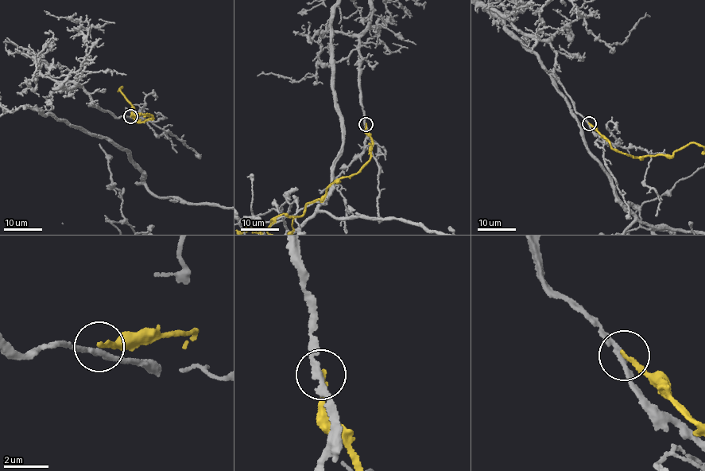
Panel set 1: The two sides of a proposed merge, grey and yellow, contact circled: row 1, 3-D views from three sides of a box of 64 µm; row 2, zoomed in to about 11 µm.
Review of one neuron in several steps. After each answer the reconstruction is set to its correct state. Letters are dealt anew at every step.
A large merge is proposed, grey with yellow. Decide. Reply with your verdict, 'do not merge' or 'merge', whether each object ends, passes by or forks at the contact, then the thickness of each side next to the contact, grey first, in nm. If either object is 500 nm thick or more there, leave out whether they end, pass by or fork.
do not merge | grey passes by | yellow ends | 240/190 nm

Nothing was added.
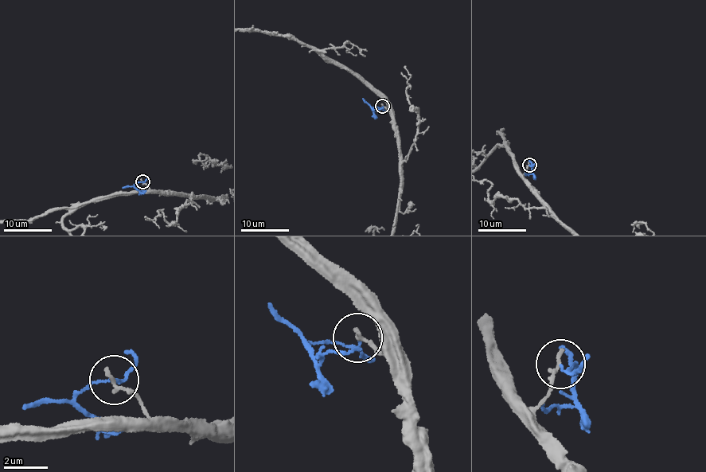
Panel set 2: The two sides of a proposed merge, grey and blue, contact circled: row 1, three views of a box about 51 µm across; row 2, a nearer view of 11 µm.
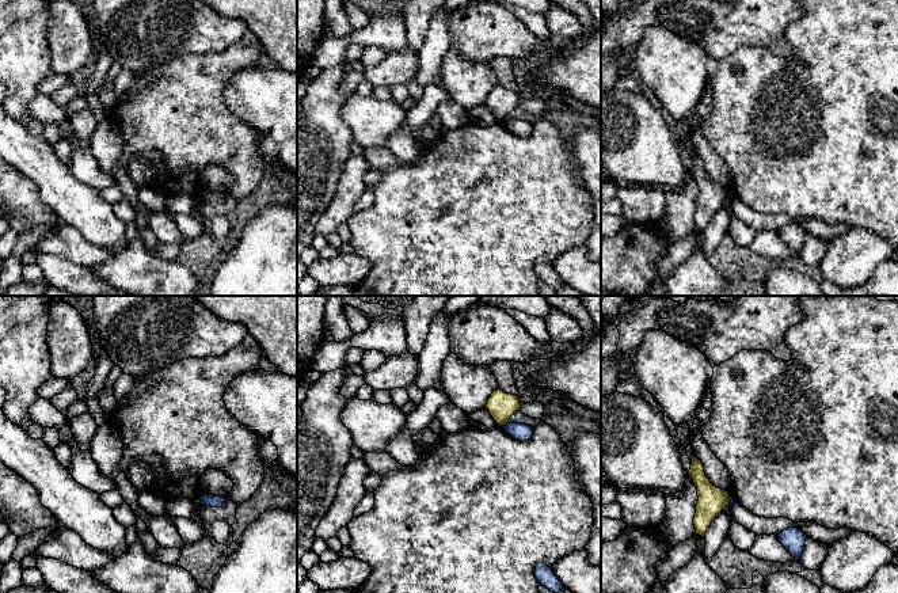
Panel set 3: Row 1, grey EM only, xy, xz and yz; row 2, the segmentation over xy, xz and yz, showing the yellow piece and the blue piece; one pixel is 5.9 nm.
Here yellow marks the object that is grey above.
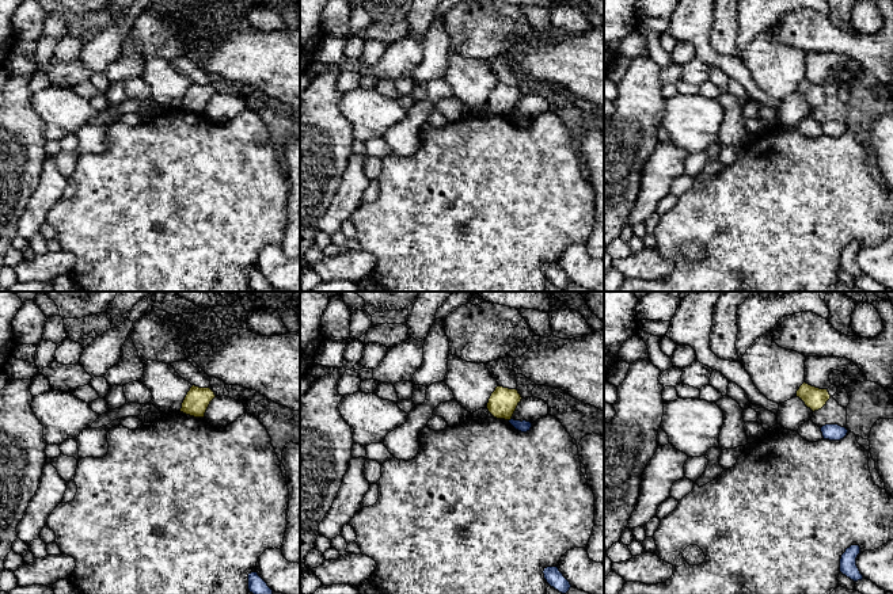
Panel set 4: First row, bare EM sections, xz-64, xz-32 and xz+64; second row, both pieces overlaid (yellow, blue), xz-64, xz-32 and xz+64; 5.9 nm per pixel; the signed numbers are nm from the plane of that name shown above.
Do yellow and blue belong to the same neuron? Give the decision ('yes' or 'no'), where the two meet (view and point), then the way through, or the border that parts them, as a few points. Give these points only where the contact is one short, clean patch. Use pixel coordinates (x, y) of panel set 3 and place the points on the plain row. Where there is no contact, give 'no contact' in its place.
no | xz (505, 120) | along xz (508, 118), (503, 122)

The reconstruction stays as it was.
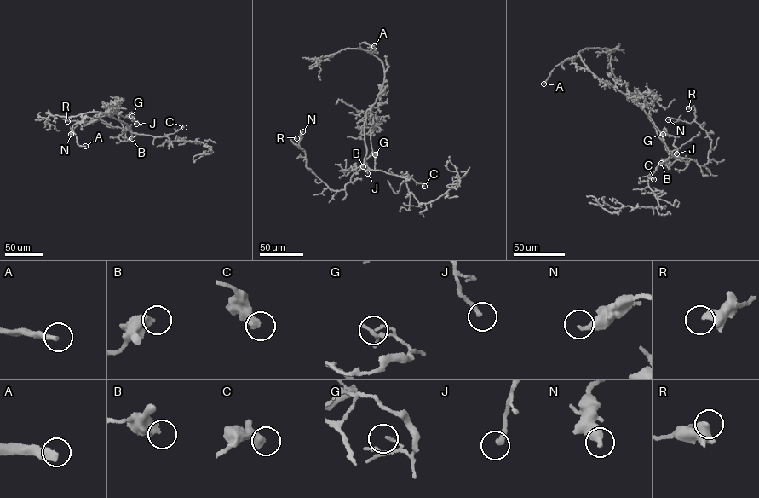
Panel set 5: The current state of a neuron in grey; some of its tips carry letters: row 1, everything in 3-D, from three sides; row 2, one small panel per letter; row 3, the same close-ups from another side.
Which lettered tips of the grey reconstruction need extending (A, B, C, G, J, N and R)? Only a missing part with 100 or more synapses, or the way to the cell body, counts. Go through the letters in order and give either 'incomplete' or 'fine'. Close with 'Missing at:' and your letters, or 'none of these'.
A: incomplete
B: fine
C: fine
G: fine
J: fine
N: fine
R: fine
Missing at: A

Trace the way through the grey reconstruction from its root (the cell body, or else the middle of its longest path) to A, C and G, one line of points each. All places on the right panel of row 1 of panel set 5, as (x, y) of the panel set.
A: (656, 130), (635, 101), (595, 76), (579, 55), (572, 61), (567, 59), (557, 65), (543, 83)
C: (656, 130), (670, 154), (651, 176), (646, 176), (653, 179)
G: (656, 130), (644, 111), (629, 96), (647, 107), (649, 117), (662, 133), (660, 135), (663, 134)

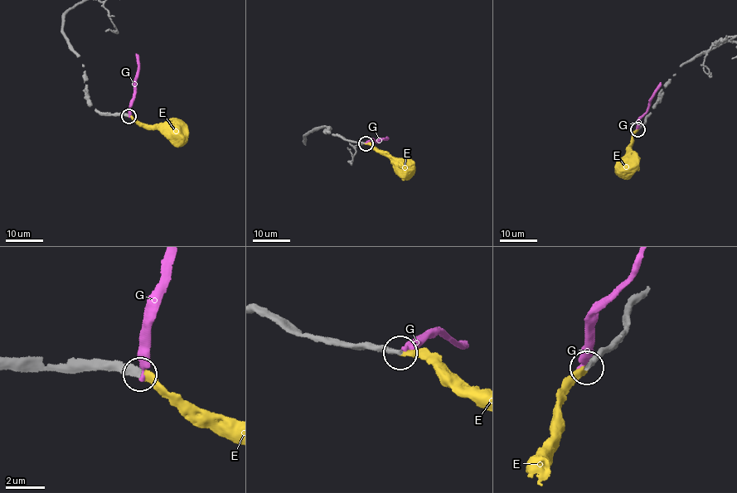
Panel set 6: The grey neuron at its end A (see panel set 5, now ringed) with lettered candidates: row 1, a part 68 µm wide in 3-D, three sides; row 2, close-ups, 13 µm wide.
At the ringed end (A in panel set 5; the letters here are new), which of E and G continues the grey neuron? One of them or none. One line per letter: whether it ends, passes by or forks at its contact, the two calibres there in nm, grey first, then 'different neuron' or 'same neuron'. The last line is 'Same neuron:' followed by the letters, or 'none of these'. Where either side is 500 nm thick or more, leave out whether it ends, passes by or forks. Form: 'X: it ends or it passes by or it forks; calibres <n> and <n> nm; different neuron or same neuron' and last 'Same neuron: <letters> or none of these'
E: it ends; calibres 380 and 360 nm; same neuron
G: it ends; calibres 360 and 380 nm; different neuron
Same neuron: E

